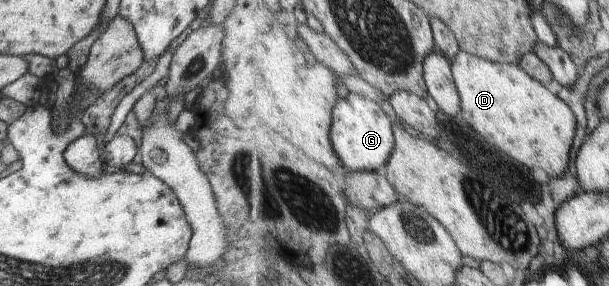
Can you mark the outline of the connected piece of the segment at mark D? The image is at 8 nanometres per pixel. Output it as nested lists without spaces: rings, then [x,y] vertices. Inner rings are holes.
[[[463,50],[451,61],[467,124],[529,169],[542,168],[549,177],[560,177],[567,172],[578,120],[555,92],[523,70],[519,63],[493,62]]]

